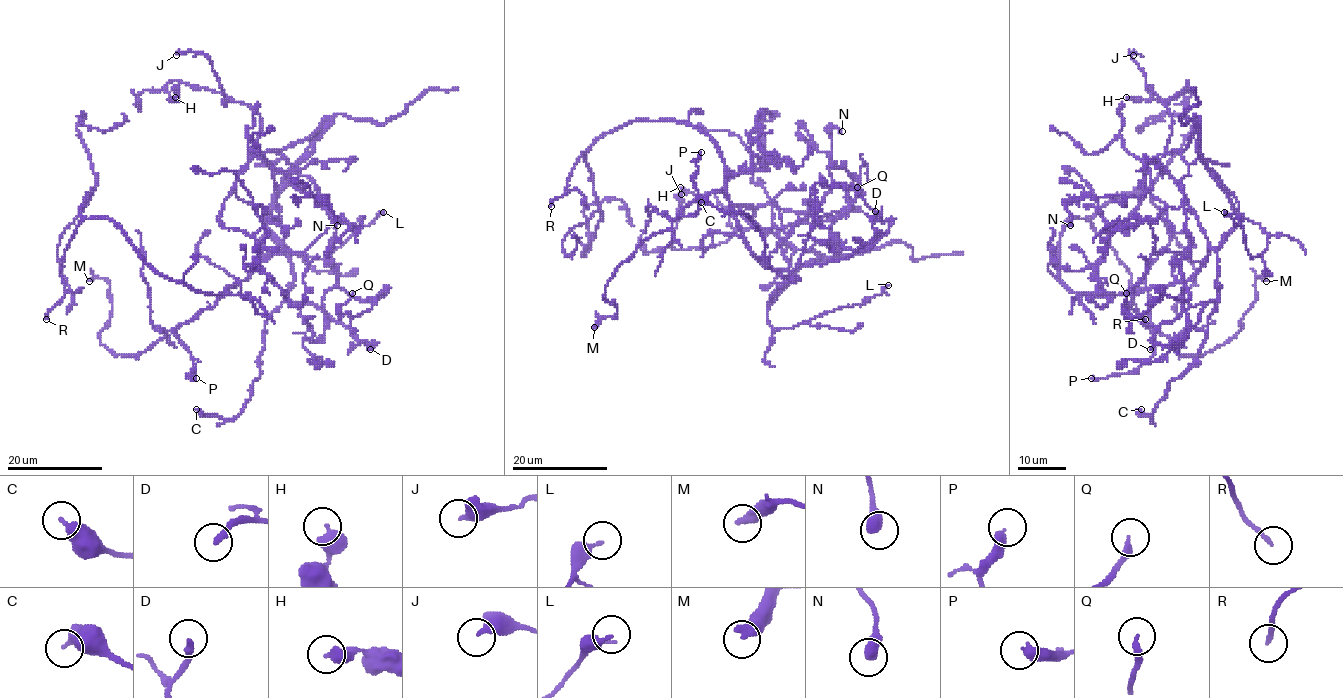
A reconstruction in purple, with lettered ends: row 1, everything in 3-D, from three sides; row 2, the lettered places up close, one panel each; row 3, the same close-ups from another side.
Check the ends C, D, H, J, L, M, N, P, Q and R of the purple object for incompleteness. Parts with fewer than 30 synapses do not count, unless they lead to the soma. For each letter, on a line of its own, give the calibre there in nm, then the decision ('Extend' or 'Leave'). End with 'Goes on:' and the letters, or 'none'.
C: Thickness 360 nm. Leave
D: Thickness 240 nm. Leave
H: Thickness 550 nm. Leave
J: Thickness 400 nm. Leave
L: Thickness 240 nm. Leave
M: Thickness 420 nm. Leave
N: Thickness 440 nm. Leave
P: Thickness 380 nm. Leave
Q: Thickness 240 nm. Leave
R: Thickness 180 nm. Leave
Goes on: none

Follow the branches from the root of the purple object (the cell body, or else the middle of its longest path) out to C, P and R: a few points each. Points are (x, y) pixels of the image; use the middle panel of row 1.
C: (726, 196), (747, 248), (770, 269), (786, 270), (796, 280), (769, 269), (765, 242), (745, 214), (701, 202)
P: (726, 196), (721, 192), (709, 193), (688, 204), (682, 214), (694, 215), (699, 208), (694, 175), (701, 152)
R: (726, 196), (726, 165), (708, 136), (672, 120), (633, 120), (603, 133), (578, 158), (569, 192), (551, 206)

